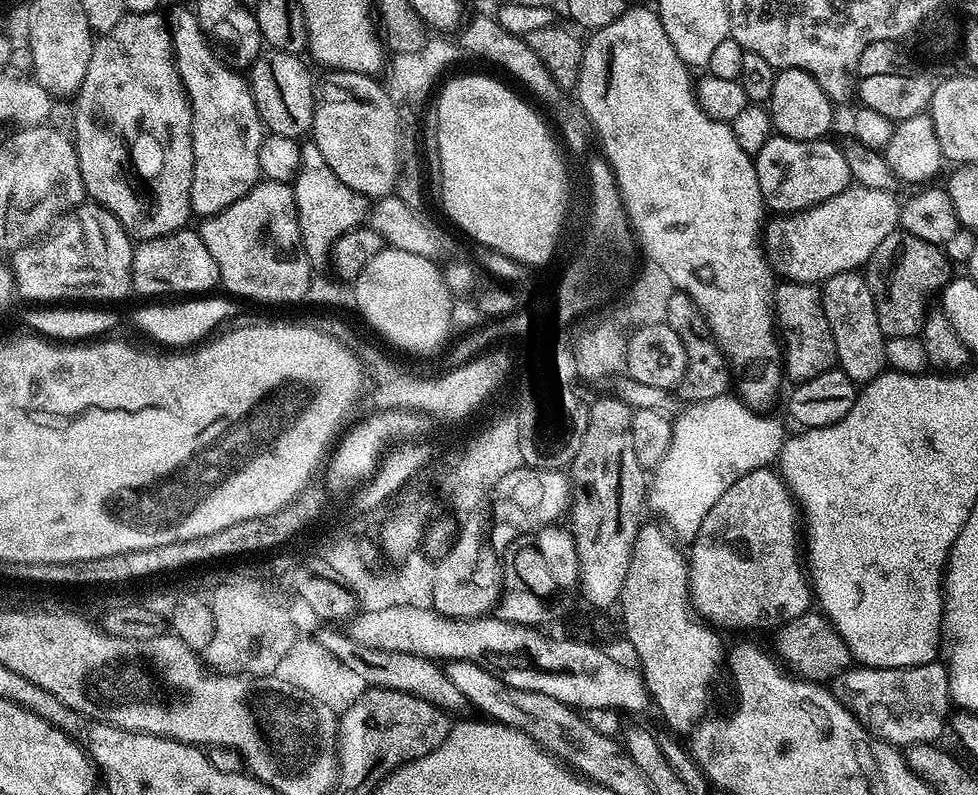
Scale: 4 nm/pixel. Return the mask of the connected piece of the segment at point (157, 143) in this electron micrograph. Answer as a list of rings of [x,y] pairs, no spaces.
[[[159,11],[155,12],[128,12],[117,22],[117,25],[105,36],[99,37],[90,55],[91,67],[86,68],[85,77],[81,86],[75,93],[74,100],[78,104],[79,111],[74,113],[70,125],[71,135],[76,145],[76,157],[78,158],[78,170],[82,174],[84,190],[89,201],[103,206],[118,222],[128,231],[133,241],[156,239],[159,236],[169,235],[183,229],[189,222],[188,216],[193,215],[192,199],[190,198],[190,186],[192,185],[192,167],[194,166],[194,154],[192,153],[192,107],[188,105],[188,95],[184,93],[184,87],[180,81],[180,75],[176,69],[176,62],[172,58],[172,42],[165,17]]]

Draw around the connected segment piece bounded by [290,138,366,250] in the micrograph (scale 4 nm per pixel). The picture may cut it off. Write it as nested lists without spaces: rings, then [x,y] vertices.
[[[308,138],[304,141],[305,144],[301,143],[298,148],[296,179],[290,184],[292,197],[296,203],[296,217],[300,219],[300,239],[305,249],[325,248],[326,250],[333,245],[339,235],[357,227],[365,219],[366,200],[359,192],[350,190],[350,186],[346,186],[346,182],[342,182],[338,174],[330,170],[330,166],[326,166],[326,158],[322,158],[322,150],[318,150],[315,140]]]

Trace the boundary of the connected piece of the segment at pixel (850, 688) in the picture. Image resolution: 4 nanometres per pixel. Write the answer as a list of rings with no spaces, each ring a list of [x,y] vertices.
[[[943,663],[919,664],[913,668],[866,668],[849,666],[834,681],[836,697],[854,714],[854,718],[873,736],[887,744],[907,746],[909,744],[930,744],[939,741],[946,732],[949,719],[950,697],[948,695],[948,669]]]

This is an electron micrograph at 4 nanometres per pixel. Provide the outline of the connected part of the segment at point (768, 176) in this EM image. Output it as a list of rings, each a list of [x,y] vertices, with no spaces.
[[[772,134],[754,155],[758,186],[764,195],[765,205],[776,214],[795,214],[805,208],[834,198],[852,183],[850,167],[840,148],[836,149],[828,138],[798,141],[794,138]]]

